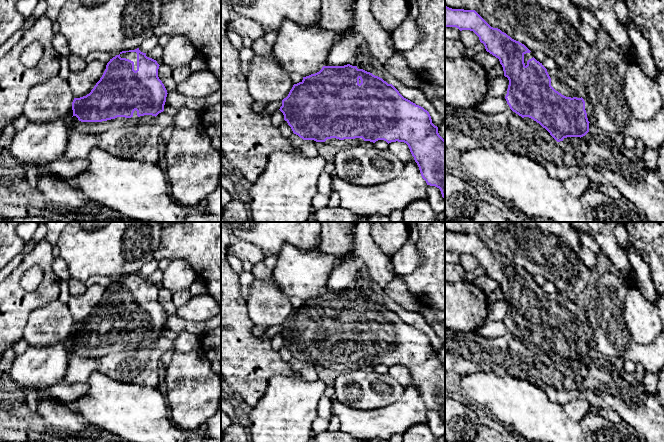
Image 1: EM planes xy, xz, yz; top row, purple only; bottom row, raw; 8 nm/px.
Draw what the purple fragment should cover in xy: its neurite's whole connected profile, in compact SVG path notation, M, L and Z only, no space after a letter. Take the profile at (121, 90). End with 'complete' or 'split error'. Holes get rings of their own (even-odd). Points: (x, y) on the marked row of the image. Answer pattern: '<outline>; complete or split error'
M139 48L122 51L106 65L106 69L89 94L74 98L73 116L67 117L69 133L79 131L100 135L123 126L153 125L155 117L164 111L167 90L158 77L159 64L146 56Z; split error

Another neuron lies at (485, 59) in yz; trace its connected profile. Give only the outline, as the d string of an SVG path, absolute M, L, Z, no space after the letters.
M482 51L475 55L474 57L467 57L475 60L478 64L480 64L487 71L491 68L494 68L498 63L500 63L499 59L490 54L489 52Z

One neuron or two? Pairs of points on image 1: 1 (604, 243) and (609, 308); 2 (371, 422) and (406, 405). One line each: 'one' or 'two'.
1: two
2: one

